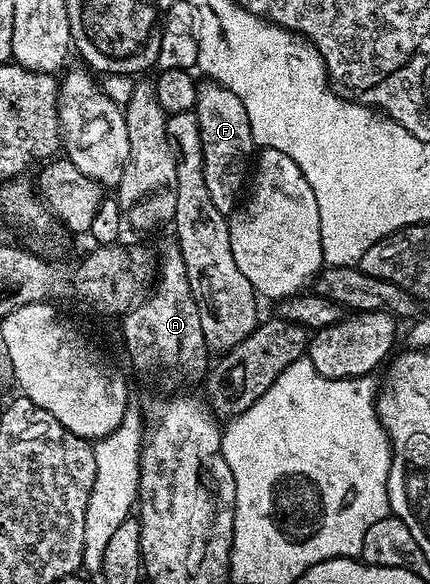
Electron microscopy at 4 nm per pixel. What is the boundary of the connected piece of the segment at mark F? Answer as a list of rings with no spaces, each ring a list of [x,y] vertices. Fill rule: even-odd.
[[[213,81],[203,82],[199,86],[193,113],[200,125],[204,185],[208,185],[212,205],[216,205],[220,214],[229,216],[239,206],[240,196],[248,179],[248,168],[252,163],[252,152],[255,150],[252,125],[248,125],[248,113],[244,113],[244,105],[240,105],[240,97],[236,97],[236,93]]]

